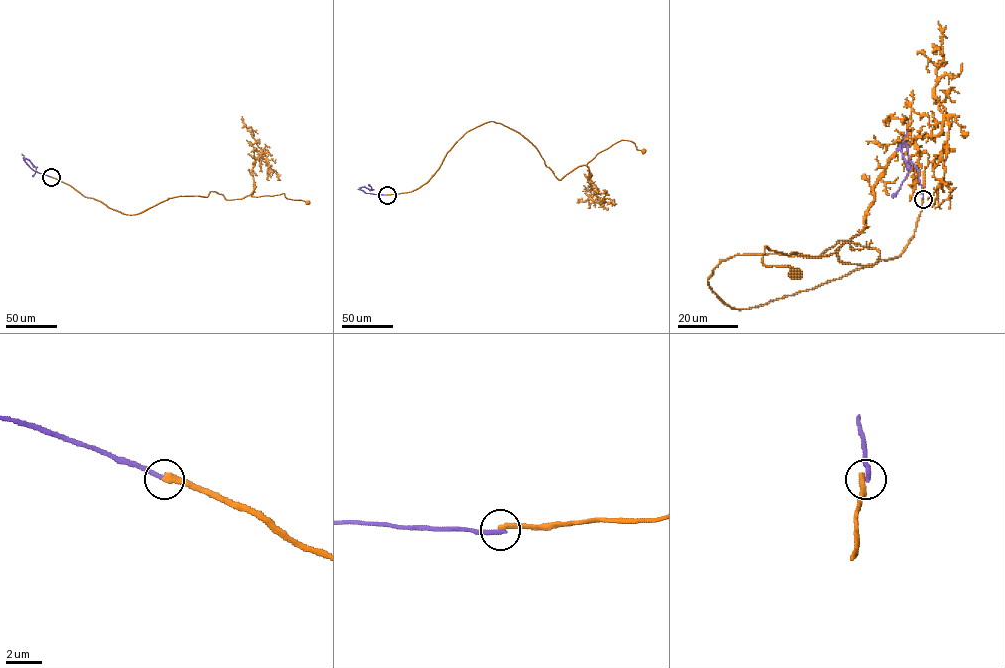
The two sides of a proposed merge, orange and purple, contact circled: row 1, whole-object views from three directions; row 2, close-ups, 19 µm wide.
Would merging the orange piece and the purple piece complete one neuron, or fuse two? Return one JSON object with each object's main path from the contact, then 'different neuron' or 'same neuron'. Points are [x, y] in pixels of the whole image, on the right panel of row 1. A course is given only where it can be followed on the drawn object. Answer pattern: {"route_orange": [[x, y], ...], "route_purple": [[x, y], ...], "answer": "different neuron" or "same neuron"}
{"route_orange": [[923, 199], [893, 258], [753, 307], [708, 283], [735, 254], [879, 252], [764, 247], [793, 273]], "route_purple": [[923, 199], [917, 168], [910, 159], [905, 143], [899, 146], [908, 172], [893, 197]], "answer": "different neuron"}

